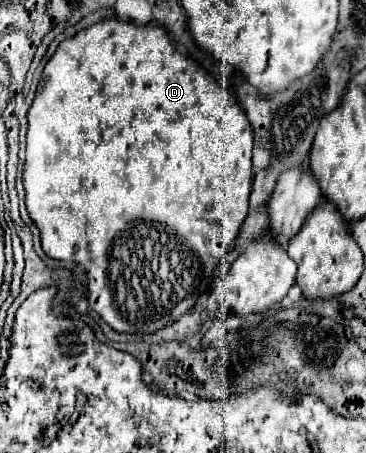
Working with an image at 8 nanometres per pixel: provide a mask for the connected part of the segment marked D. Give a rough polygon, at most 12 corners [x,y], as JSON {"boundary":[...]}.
{"boundary":[[164,27],[58,45],[26,205],[152,333],[248,215],[250,121]]}

